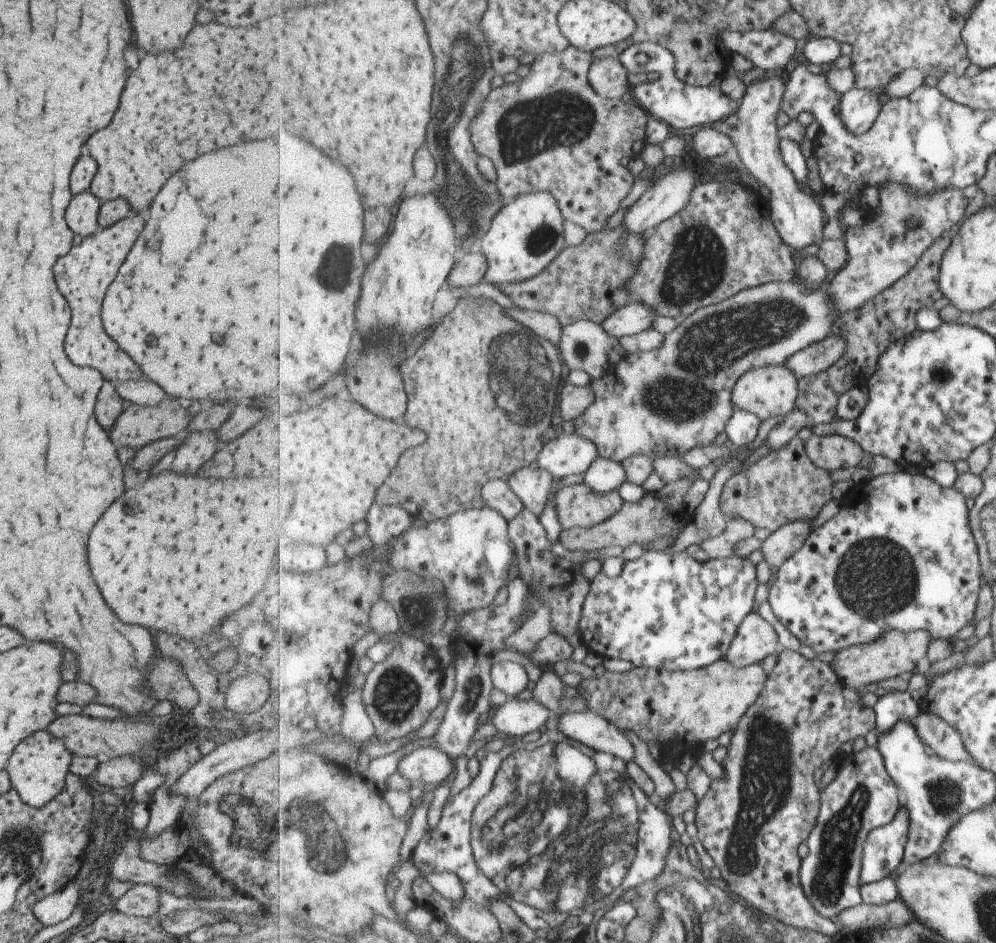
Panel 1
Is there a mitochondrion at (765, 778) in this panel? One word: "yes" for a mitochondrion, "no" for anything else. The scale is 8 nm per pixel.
yes

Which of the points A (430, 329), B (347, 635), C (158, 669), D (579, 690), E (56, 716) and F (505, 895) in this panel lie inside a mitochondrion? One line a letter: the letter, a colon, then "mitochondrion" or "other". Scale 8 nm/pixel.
A: other
B: other
C: mitochondrion
D: other
E: other
F: other

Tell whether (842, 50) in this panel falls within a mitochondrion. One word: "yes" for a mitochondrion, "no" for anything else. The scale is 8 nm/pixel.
no

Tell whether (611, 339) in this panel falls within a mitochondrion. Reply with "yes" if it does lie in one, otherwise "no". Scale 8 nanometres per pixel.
no

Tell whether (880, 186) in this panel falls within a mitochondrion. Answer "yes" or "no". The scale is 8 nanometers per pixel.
no

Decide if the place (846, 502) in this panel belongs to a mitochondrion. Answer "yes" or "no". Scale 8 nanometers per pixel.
no

